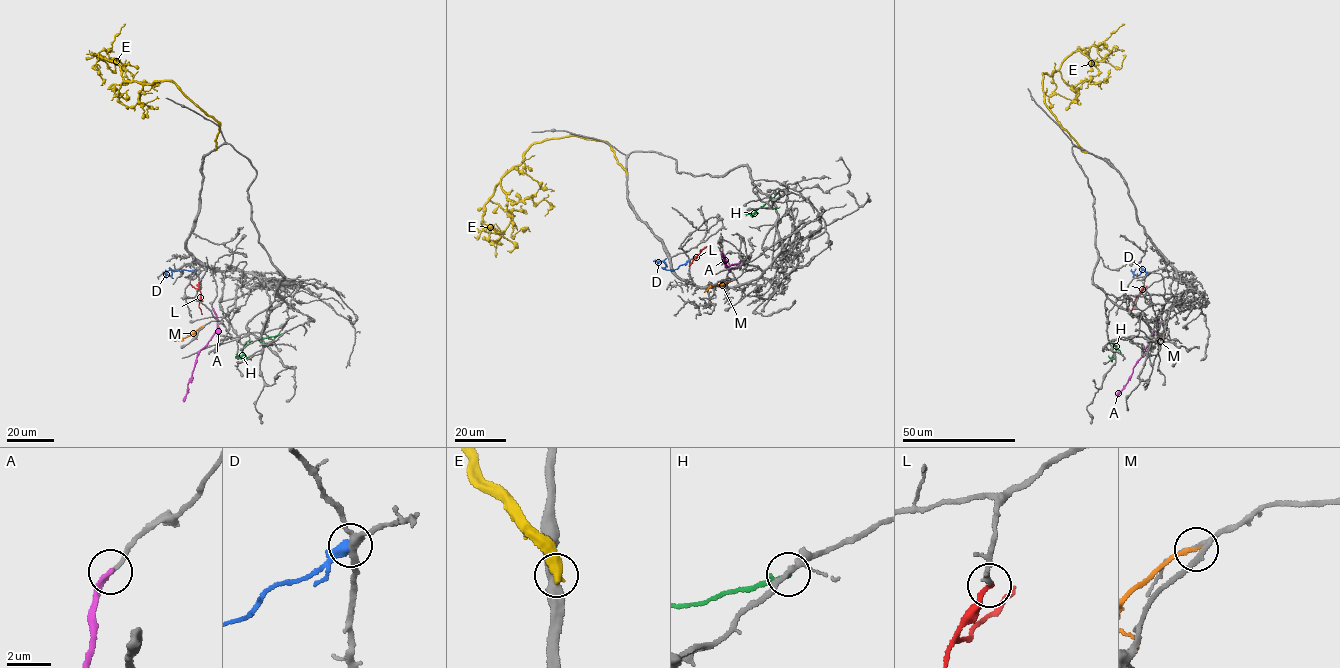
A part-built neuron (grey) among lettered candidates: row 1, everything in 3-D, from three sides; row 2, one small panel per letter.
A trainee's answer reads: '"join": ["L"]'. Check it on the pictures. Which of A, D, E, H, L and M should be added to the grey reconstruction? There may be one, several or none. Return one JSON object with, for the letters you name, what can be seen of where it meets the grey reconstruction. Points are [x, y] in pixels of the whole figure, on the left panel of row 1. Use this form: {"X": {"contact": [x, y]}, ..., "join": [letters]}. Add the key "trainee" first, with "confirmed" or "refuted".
{"trainee": "confirmed", "L": {"contact": [198, 282]}, "join": ["L"]}

